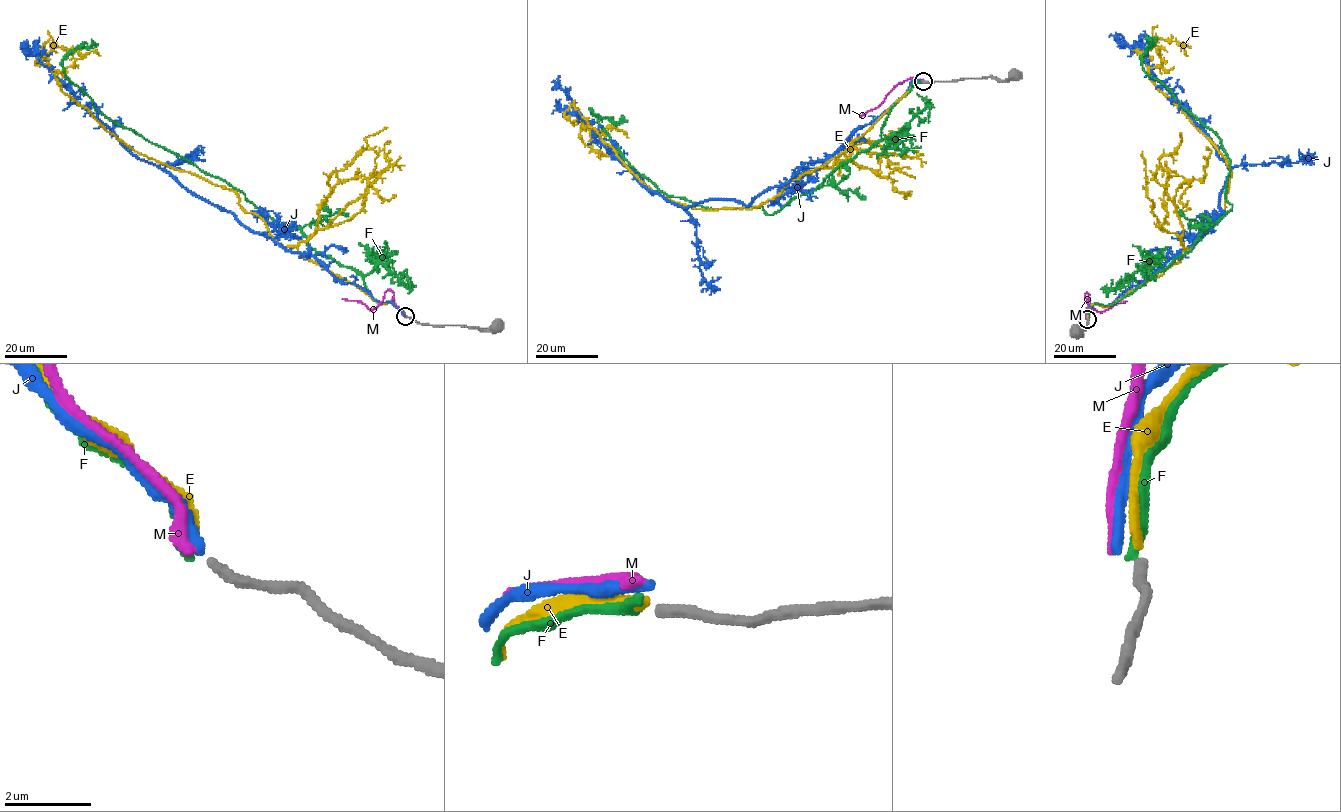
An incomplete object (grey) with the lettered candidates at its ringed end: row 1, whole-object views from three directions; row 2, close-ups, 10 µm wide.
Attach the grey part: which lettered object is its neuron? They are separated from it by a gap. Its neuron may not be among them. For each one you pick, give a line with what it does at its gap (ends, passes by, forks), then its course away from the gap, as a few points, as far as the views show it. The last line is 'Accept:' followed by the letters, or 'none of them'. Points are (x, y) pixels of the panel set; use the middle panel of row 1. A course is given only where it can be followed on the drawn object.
Accept: none of them

